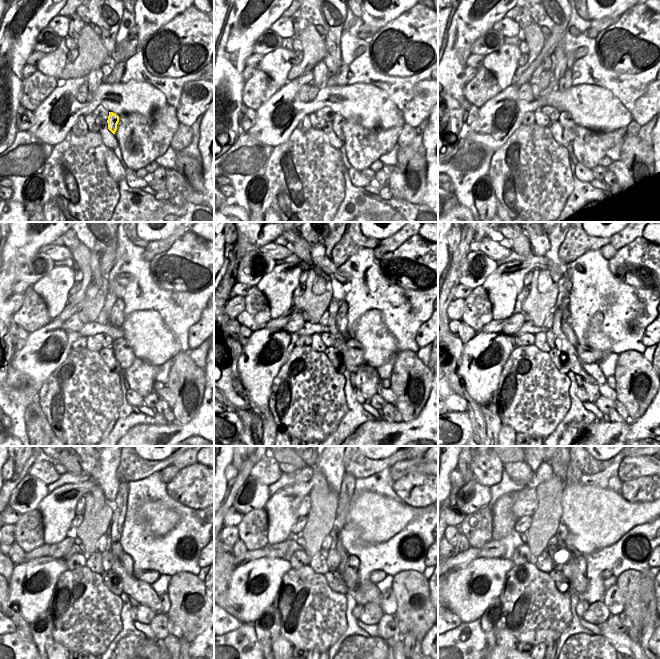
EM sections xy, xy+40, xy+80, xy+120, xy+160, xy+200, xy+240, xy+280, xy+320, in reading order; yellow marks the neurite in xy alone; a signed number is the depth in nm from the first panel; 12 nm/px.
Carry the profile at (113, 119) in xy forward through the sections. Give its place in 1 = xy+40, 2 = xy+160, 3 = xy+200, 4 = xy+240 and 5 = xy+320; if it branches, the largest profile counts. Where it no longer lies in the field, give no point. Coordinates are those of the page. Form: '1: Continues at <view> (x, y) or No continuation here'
1: Continues at xy+40 (338, 121)
2: Continues at xy+160 (358, 349)
3: Continues at xy+200 (587, 354)
4: Continues at xy+240 (150, 577)
5: Continues at xy+320 (605, 575)

